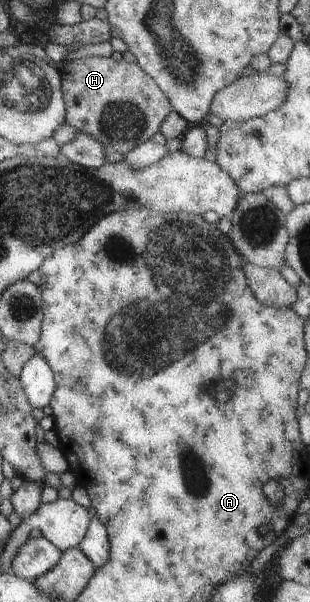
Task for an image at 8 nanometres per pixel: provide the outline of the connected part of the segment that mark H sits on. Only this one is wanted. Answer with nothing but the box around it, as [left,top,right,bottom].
[62,56,172,153]

